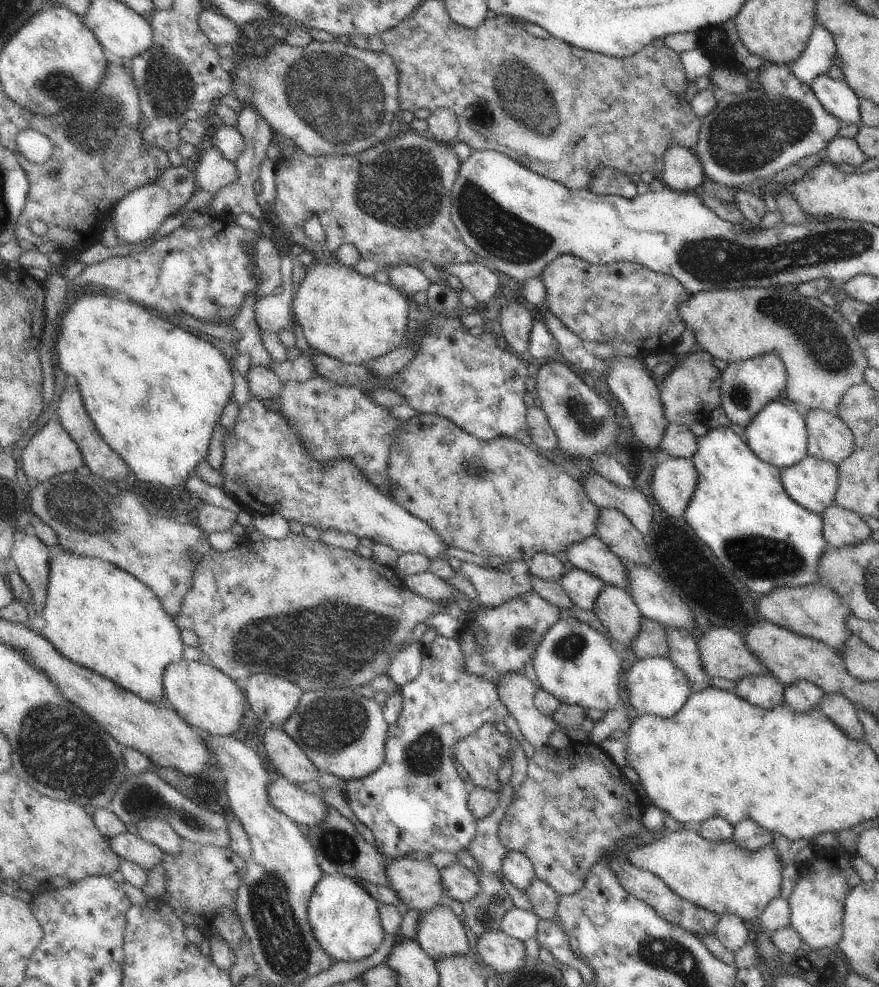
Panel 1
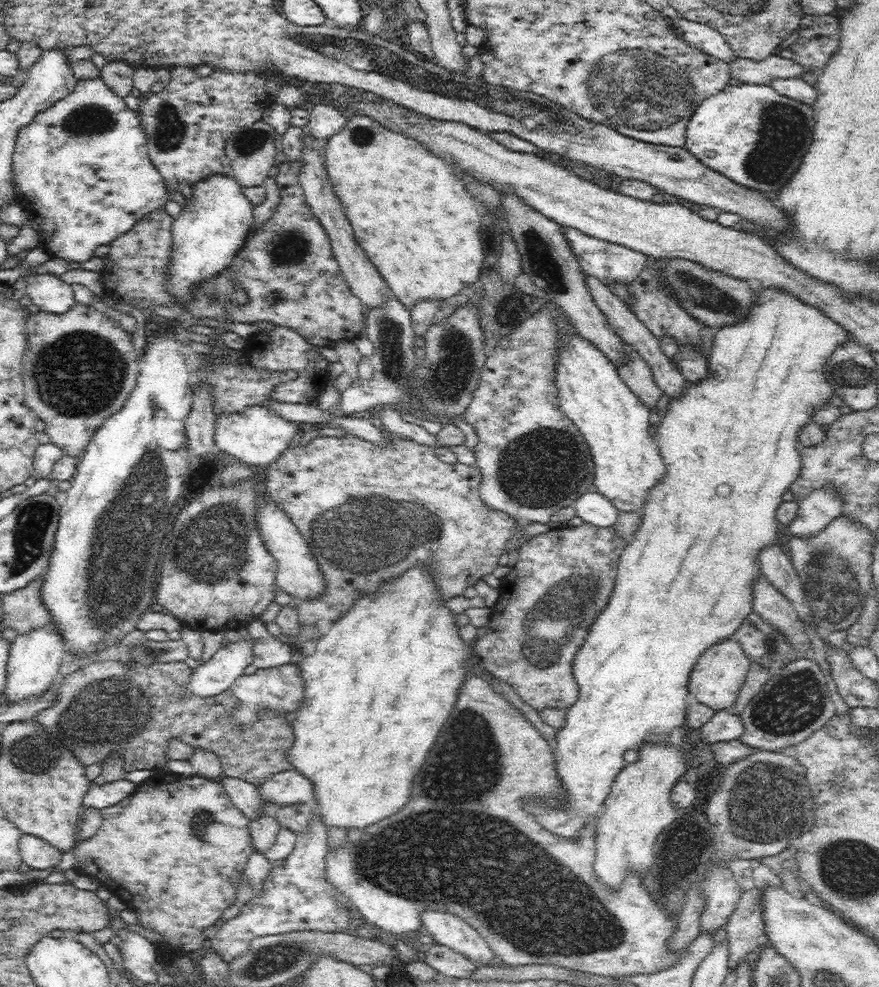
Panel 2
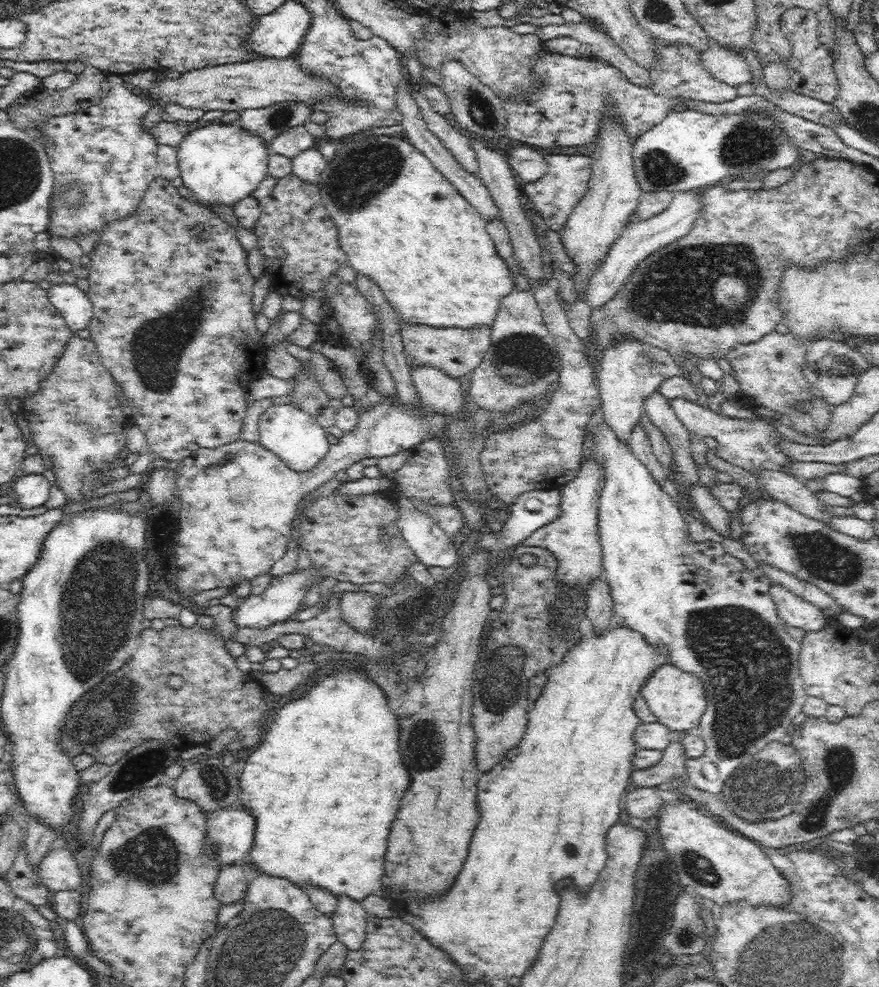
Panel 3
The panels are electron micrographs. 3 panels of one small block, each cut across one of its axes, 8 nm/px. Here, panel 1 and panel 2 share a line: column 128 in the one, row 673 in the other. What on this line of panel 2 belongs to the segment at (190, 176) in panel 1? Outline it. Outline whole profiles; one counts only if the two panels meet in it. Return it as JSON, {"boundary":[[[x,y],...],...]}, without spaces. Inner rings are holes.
{"boundary":[[[238,641],[224,644],[208,662],[193,669],[185,692],[196,696],[216,696],[229,690],[236,678],[253,664],[254,642]]]}

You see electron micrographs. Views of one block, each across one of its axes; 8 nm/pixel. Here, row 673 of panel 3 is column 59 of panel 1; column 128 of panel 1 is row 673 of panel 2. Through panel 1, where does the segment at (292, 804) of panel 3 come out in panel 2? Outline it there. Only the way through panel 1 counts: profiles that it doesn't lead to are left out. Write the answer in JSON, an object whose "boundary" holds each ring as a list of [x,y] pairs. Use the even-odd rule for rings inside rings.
{"boundary":[[[430,565],[410,567],[400,575],[400,578],[384,583],[378,592],[360,598],[342,618],[336,619],[336,622],[332,623],[332,628],[326,635],[321,635],[319,640],[305,651],[299,672],[302,682],[304,682],[304,700],[297,710],[296,720],[292,722],[294,742],[292,742],[290,750],[286,752],[286,757],[294,765],[296,771],[304,774],[314,783],[314,800],[317,802],[315,810],[320,815],[322,823],[327,827],[344,828],[346,831],[358,828],[363,831],[370,824],[396,814],[394,810],[404,808],[404,804],[408,802],[410,786],[412,786],[410,778],[414,778],[418,774],[428,750],[432,748],[432,742],[436,742],[438,732],[442,730],[444,722],[448,720],[451,710],[456,704],[458,690],[466,678],[466,672],[469,669],[467,665],[471,661],[473,649],[472,644],[462,641],[453,613],[443,605],[435,578],[430,575],[430,572],[432,572]]]}

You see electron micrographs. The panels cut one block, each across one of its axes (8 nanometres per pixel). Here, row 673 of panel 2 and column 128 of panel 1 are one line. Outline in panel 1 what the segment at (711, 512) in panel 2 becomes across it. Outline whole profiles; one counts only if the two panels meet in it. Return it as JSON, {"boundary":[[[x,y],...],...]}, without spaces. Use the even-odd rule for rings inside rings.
{"boundary":[[[52,549],[48,588],[43,608],[46,625],[42,635],[68,660],[106,676],[114,684],[140,696],[152,704],[160,704],[164,696],[163,674],[168,664],[180,662],[183,658],[184,643],[180,638],[181,629],[175,619],[162,608],[162,602],[154,592],[124,569],[110,564],[100,557],[86,557]]]}

